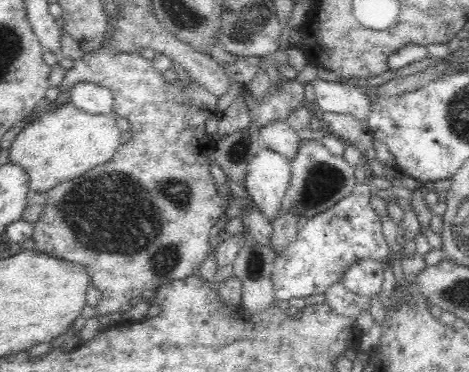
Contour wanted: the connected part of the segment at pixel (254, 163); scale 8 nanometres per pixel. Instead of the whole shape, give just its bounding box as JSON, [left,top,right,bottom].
[244,146,291,219]

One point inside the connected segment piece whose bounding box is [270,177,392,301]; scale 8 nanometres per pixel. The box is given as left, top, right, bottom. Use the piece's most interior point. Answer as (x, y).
(327, 245)

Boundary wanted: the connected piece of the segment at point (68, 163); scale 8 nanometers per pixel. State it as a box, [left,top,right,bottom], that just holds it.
[9,102,122,193]

